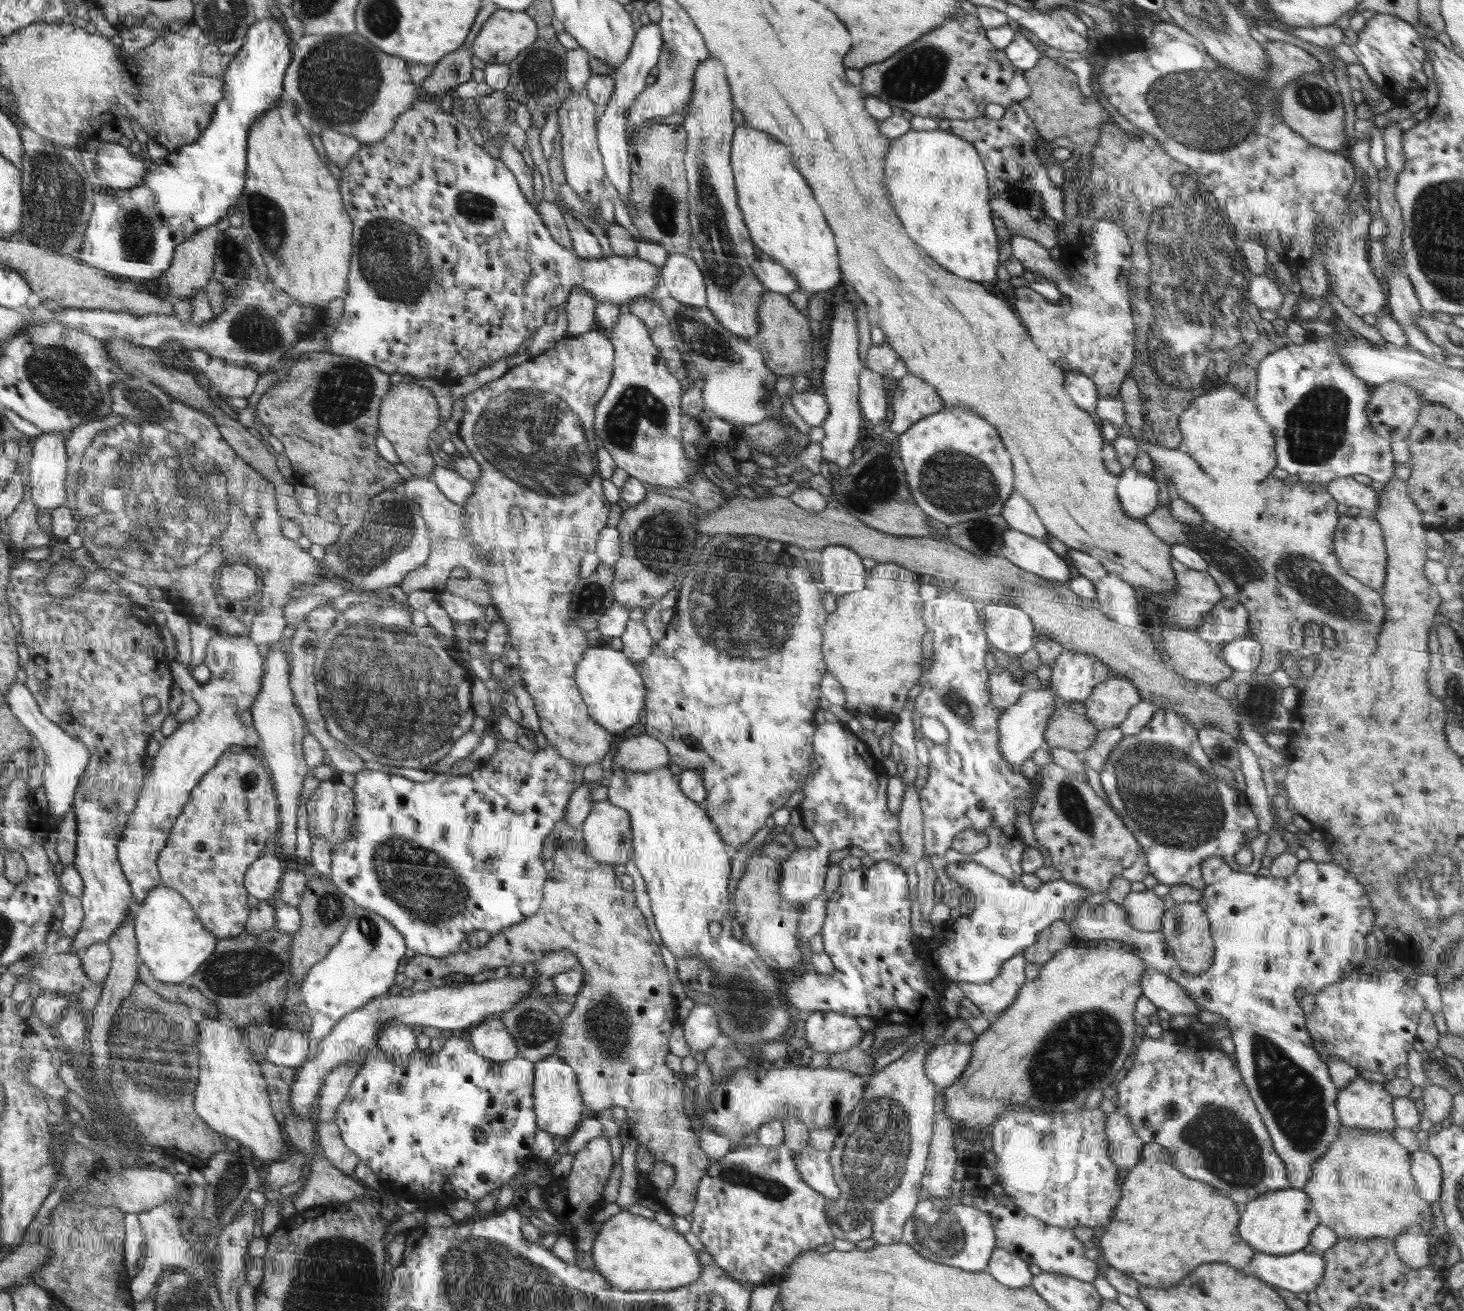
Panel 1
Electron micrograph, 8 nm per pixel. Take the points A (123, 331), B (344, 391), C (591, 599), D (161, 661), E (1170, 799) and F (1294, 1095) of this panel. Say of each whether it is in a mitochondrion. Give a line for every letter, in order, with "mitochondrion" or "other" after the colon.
A: other
B: mitochondrion
C: mitochondrion
D: other
E: mitochondrion
F: mitochondrion

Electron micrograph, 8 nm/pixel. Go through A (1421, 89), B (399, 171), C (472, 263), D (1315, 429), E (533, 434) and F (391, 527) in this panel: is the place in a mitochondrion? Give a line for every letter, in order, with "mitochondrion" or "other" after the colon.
A: other
B: other
C: other
D: mitochondrion
E: mitochondrion
F: mitochondrion

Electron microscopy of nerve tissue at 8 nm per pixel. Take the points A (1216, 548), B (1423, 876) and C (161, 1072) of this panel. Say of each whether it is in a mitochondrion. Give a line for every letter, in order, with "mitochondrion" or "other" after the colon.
A: mitochondrion
B: mitochondrion
C: mitochondrion

